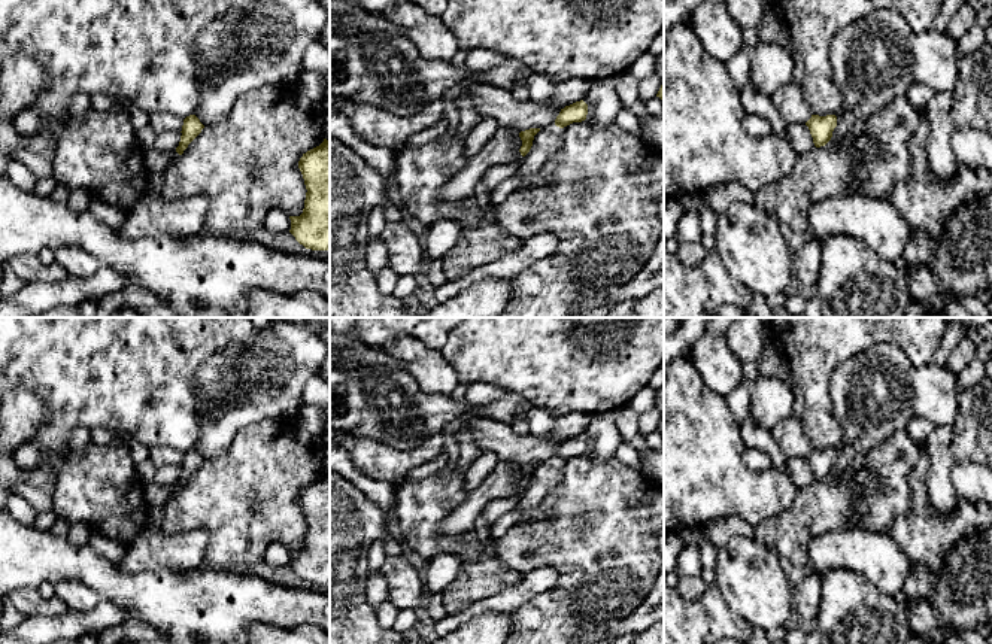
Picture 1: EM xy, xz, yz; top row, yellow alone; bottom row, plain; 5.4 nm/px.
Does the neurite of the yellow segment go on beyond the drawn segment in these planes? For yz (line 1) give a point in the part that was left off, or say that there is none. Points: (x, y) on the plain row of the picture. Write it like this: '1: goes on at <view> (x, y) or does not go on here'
1: does not go on here

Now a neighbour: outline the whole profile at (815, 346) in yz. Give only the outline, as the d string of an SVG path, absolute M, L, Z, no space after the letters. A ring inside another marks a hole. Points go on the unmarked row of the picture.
M767 318L770 335L788 358L791 373L803 391L803 425L813 449L837 449L841 426L834 417L829 377L835 367L879 343L894 343L907 352L919 367L932 364L941 344L947 321L944 318Z

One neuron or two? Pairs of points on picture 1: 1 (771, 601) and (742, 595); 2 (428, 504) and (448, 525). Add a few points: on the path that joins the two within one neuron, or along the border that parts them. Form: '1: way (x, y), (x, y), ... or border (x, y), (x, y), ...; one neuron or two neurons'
1: way (764, 598), (761, 595), (749, 595); one neuron
2: border (467, 495), (437, 526), (439, 534); two neurons

